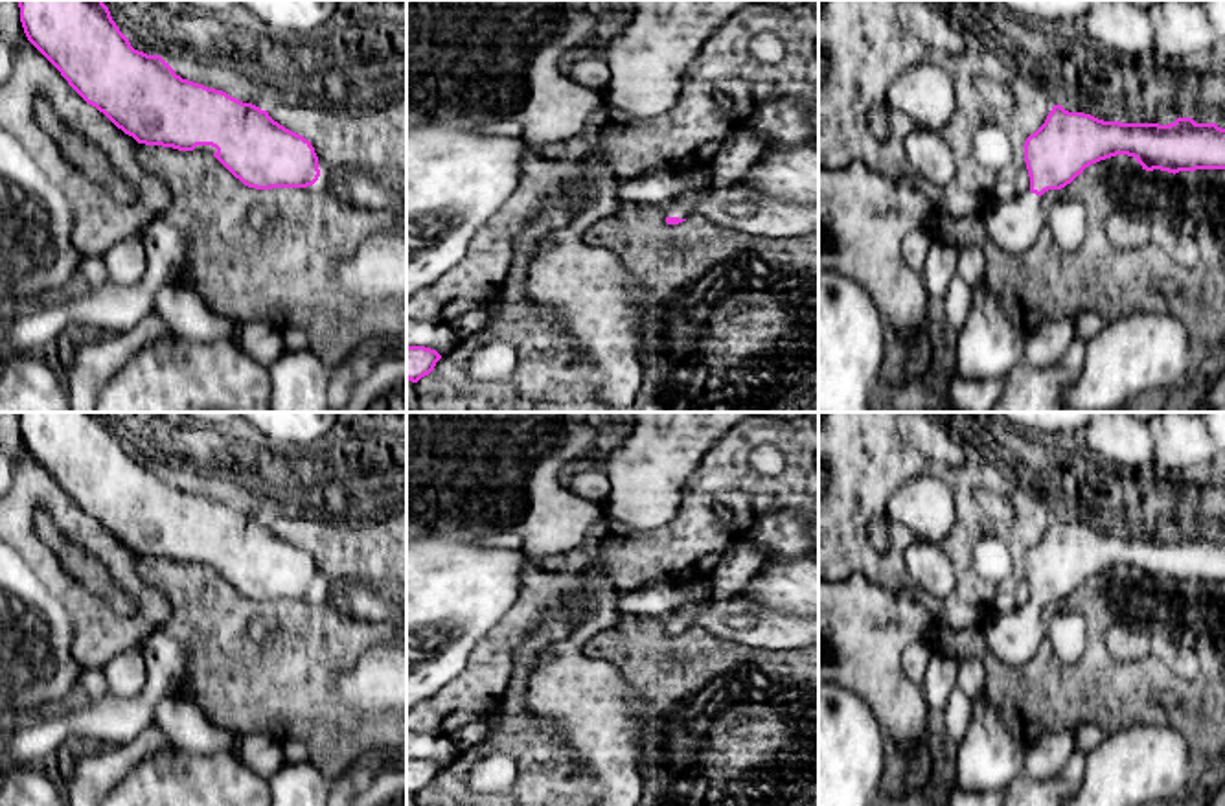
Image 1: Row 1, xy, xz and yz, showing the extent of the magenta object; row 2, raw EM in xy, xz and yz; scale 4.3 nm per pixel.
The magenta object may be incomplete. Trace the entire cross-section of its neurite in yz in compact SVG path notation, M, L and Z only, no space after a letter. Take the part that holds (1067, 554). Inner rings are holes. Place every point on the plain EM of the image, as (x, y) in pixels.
M1054 517L1023 559L1030 600L1010 613L990 613L980 626L991 653L1010 666L1028 662L1047 639L1041 607L1065 600L1100 572L1128 567L1146 583L1173 587L1225 581L1225 541L1192 530L1168 537L1120 535Z

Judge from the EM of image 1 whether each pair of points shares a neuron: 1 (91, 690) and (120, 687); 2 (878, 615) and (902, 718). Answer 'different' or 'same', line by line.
1: different
2: same

